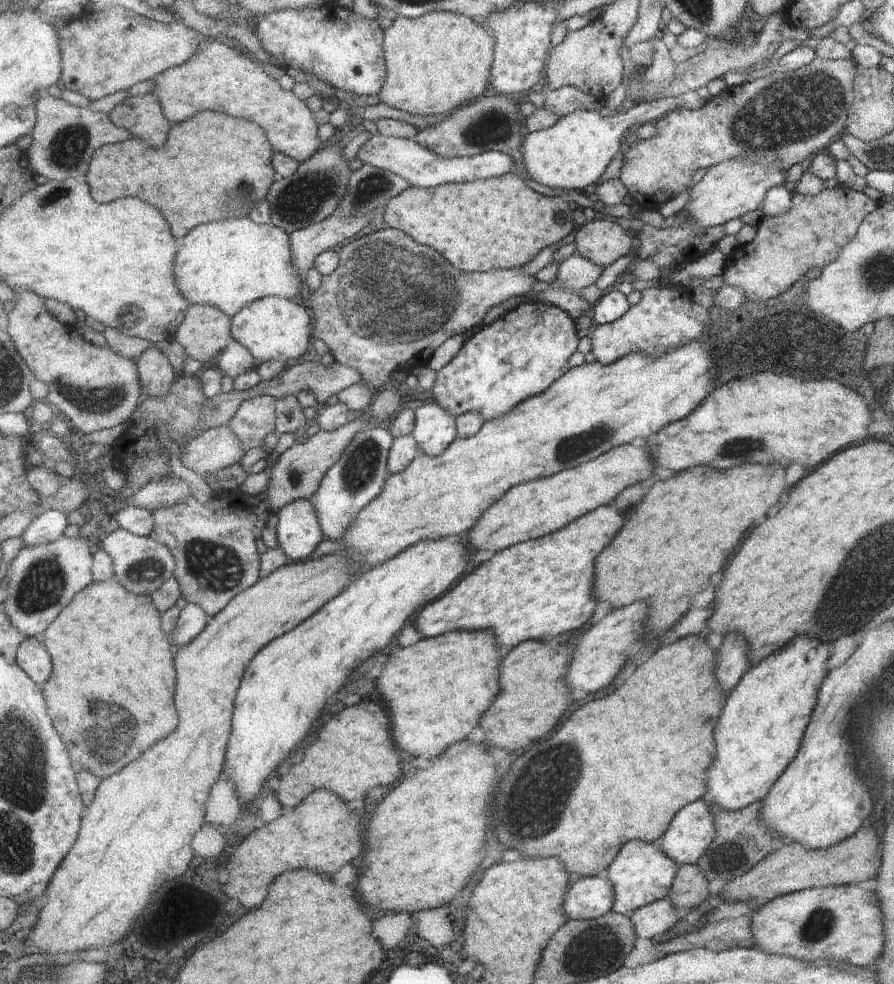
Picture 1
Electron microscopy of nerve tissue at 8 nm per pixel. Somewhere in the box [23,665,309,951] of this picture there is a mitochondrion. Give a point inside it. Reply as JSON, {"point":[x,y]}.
{"point":[108,729]}

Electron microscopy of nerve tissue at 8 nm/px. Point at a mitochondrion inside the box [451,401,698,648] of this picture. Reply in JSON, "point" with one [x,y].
{"point":[586,442]}

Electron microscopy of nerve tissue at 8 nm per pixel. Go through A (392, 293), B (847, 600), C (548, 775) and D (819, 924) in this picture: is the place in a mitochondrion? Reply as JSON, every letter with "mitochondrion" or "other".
{"A":"mitochondrion","B":"mitochondrion","C":"mitochondrion","D":"mitochondrion"}

